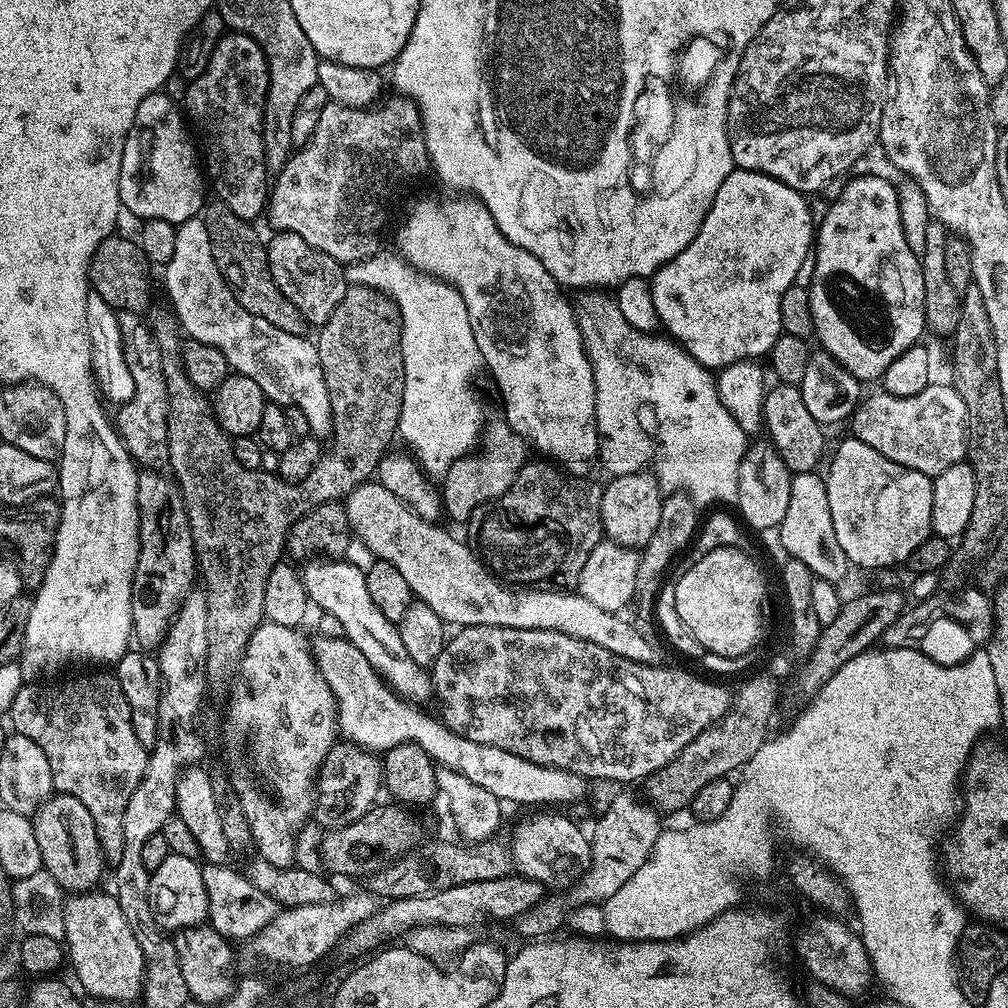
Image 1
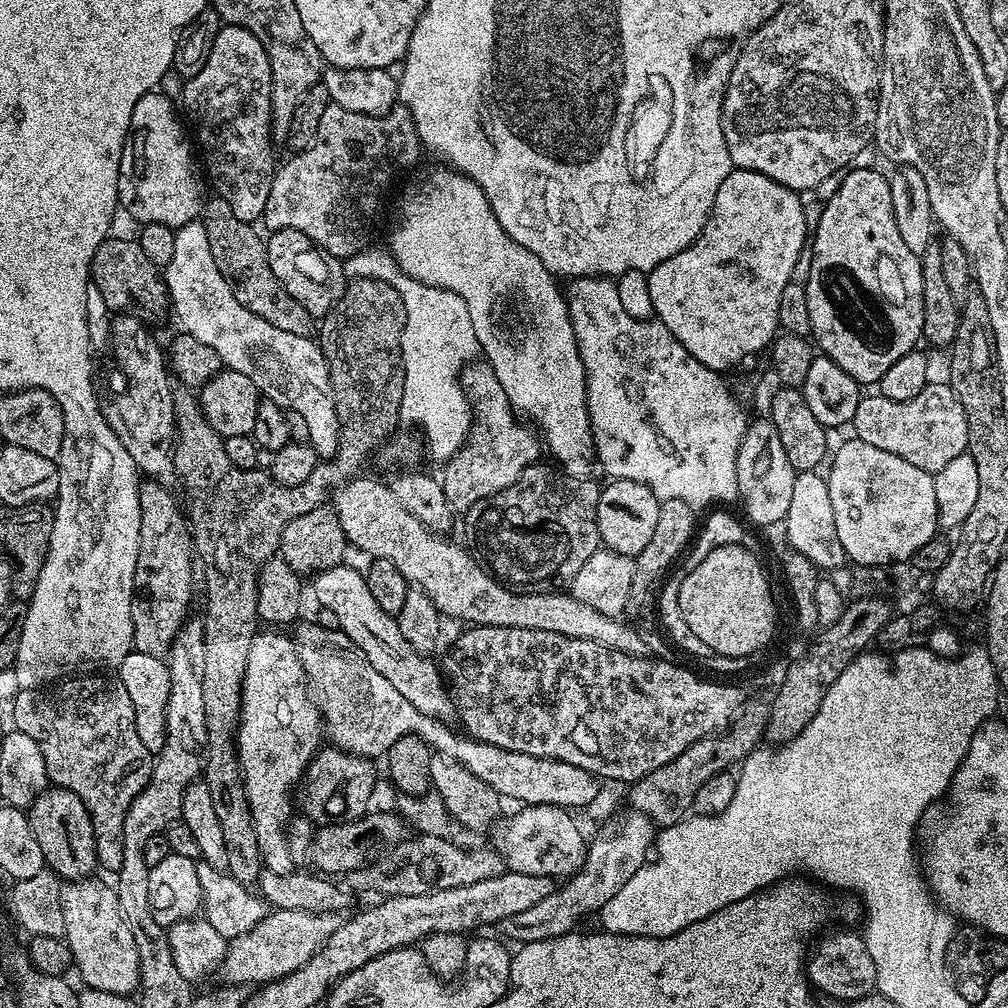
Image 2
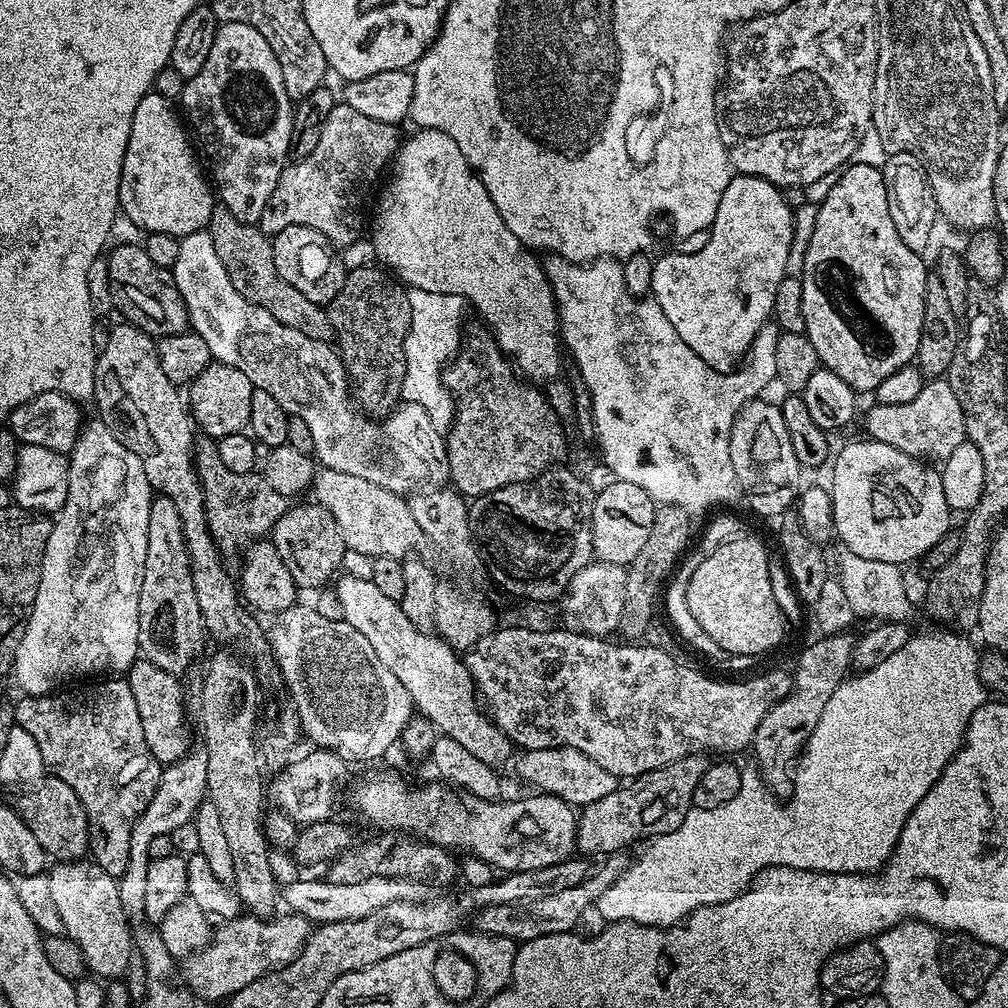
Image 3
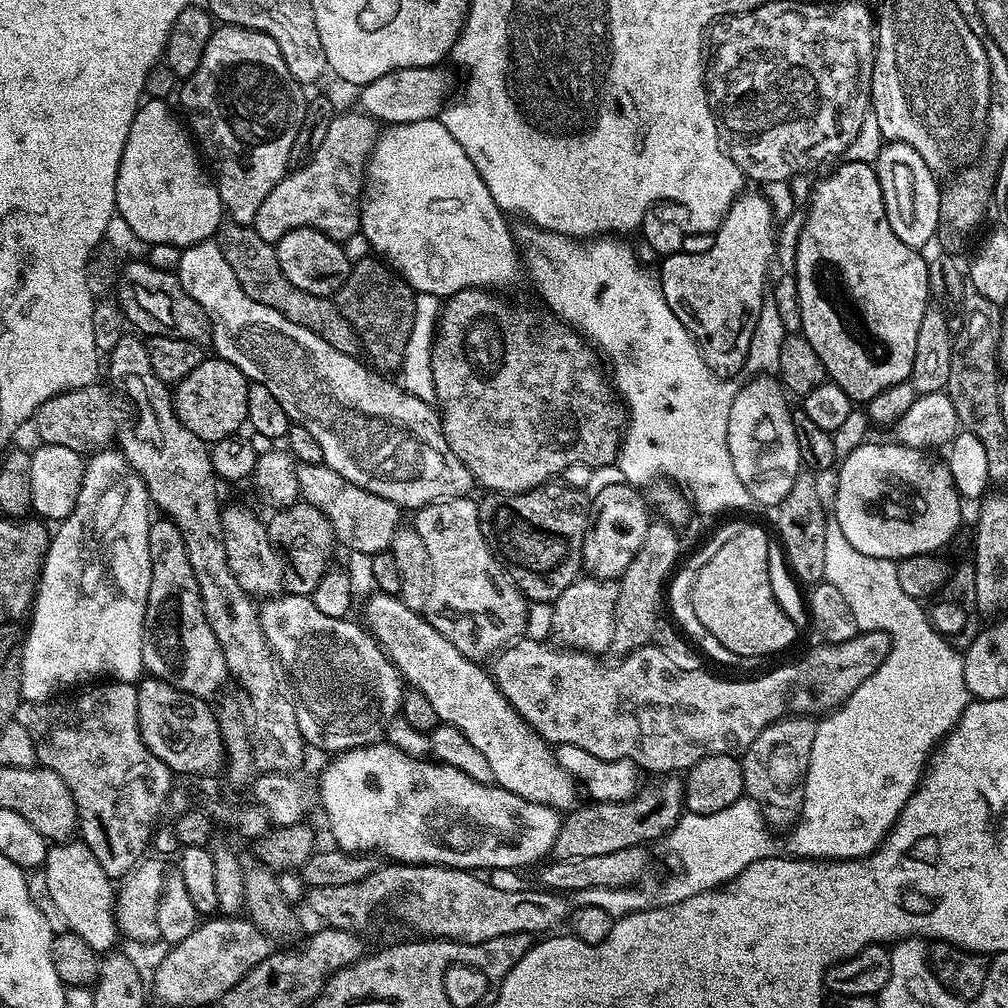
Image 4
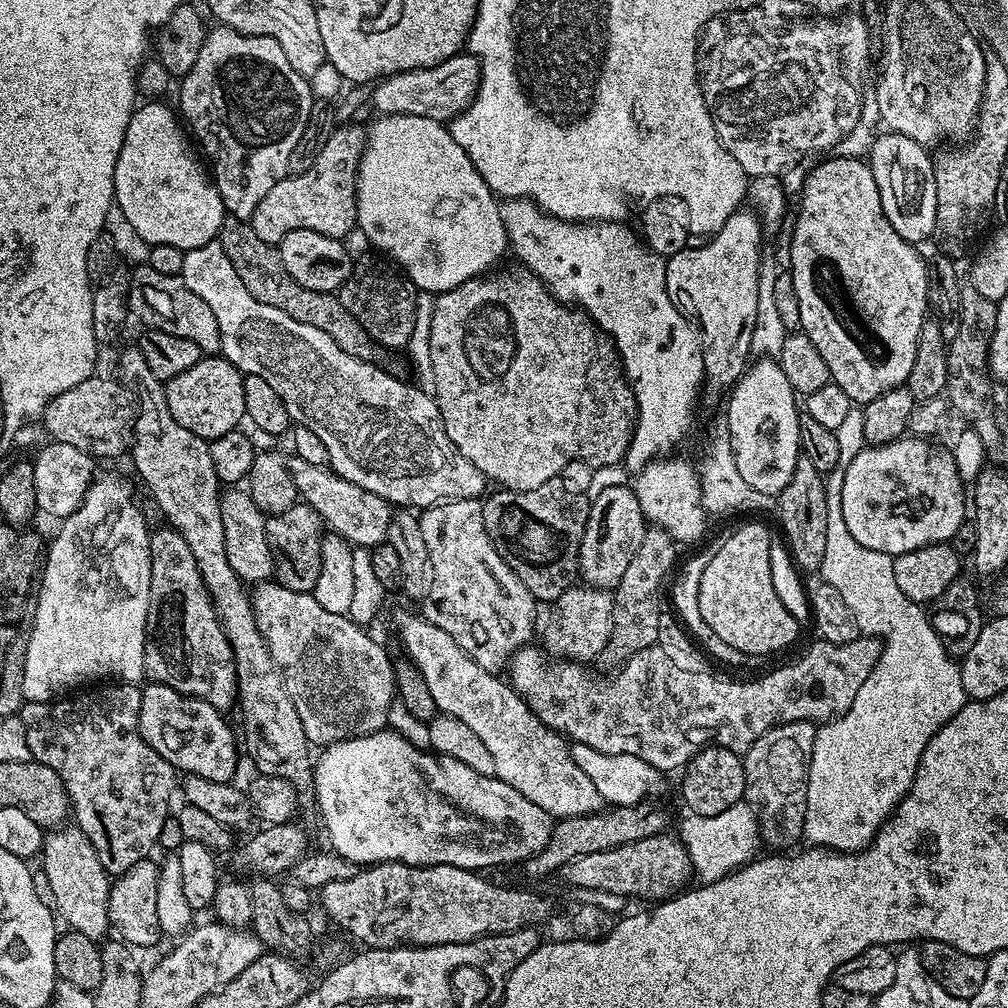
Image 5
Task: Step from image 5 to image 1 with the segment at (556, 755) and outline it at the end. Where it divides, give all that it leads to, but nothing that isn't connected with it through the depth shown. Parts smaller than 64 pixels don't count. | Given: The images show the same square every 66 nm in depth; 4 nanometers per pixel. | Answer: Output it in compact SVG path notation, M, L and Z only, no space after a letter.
M316 558L308 563L312 562L304 570L302 568L309 601L315 607L317 604L321 613L328 613L342 622L347 642L366 654L372 667L397 696L413 701L422 699L424 691L427 693L430 688L429 673L408 657L406 646L402 646L399 627L374 606L374 598L370 598L370 590L366 590L365 569L356 568L343 558Z

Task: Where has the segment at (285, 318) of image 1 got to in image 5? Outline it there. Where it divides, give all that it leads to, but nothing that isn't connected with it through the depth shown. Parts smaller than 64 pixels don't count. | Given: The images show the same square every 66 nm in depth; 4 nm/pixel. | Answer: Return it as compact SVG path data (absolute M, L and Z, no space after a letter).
M225 219L220 228L218 243L222 250L226 250L226 256L230 262L234 262L234 270L238 270L238 278L242 278L242 286L250 290L258 302L266 306L276 306L290 318L302 322L306 326L314 326L326 334L346 354L356 356L360 360L371 361L374 342L366 334L363 326L344 309L339 295L335 292L319 292L318 290L306 290L306 286L298 286L290 274L286 274L286 266L282 266L282 258L279 251L273 245L262 242L258 234L254 234L251 223Z

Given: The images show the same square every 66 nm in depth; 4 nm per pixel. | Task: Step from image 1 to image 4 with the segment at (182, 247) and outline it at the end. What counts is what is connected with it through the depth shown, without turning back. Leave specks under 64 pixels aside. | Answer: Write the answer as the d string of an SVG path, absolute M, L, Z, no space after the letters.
M215 239L183 249L178 275L186 294L198 302L210 321L210 344L216 347L215 355L238 366L251 383L266 386L266 390L282 402L282 410L286 410L289 421L304 424L306 430L314 434L330 470L342 474L342 478L354 482L354 486L362 486L362 490L393 500L401 510L415 510L435 500L471 493L474 488L472 475L458 454L450 450L441 417L433 405L422 402L422 398L414 398L414 394L404 391L399 383L390 384L386 381L389 379L372 371L367 363L359 364L356 356L334 350L334 346L322 342L318 334L294 326L294 322L282 318L278 310L270 310L270 306L251 300L242 286L238 286L238 278L234 278L234 270L230 270L230 262L226 262Z

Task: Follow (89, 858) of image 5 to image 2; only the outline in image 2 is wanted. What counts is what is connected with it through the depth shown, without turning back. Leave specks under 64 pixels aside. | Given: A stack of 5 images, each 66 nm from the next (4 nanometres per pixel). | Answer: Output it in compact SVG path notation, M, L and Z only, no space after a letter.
M96 879L73 880L61 887L62 915L65 918L63 939L68 941L75 971L80 971L87 987L106 994L131 997L140 986L138 946L134 946L126 918L122 918L115 887Z

